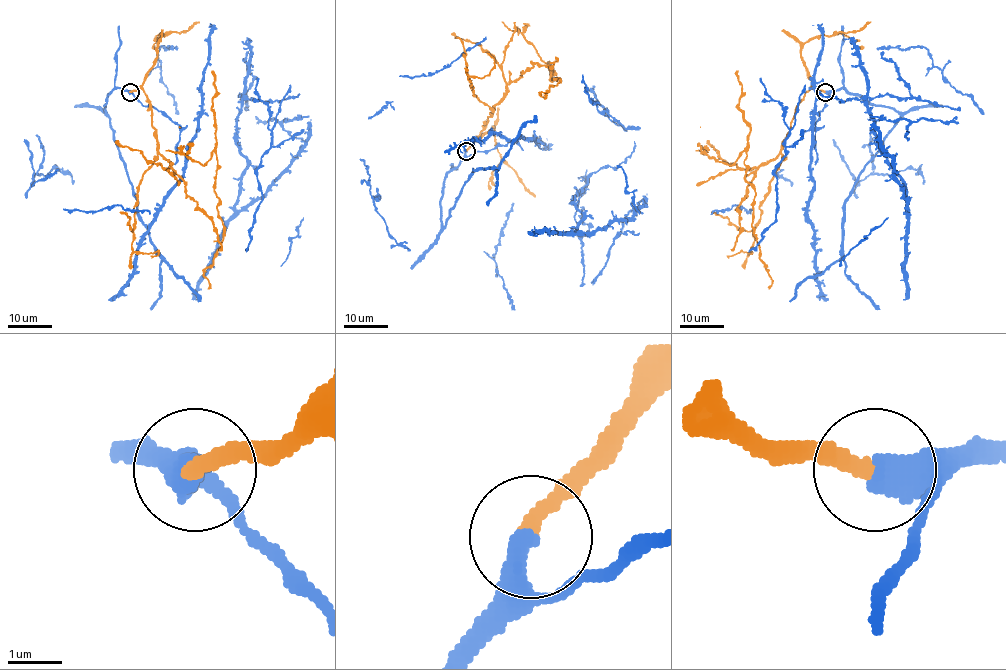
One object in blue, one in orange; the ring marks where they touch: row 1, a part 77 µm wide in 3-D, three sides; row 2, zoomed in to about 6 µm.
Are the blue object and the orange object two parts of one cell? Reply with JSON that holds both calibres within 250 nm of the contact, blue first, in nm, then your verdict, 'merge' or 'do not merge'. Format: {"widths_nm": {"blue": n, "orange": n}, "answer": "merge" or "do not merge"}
{"widths_nm": {"blue": 480, "orange": 320}, "answer": "merge"}

